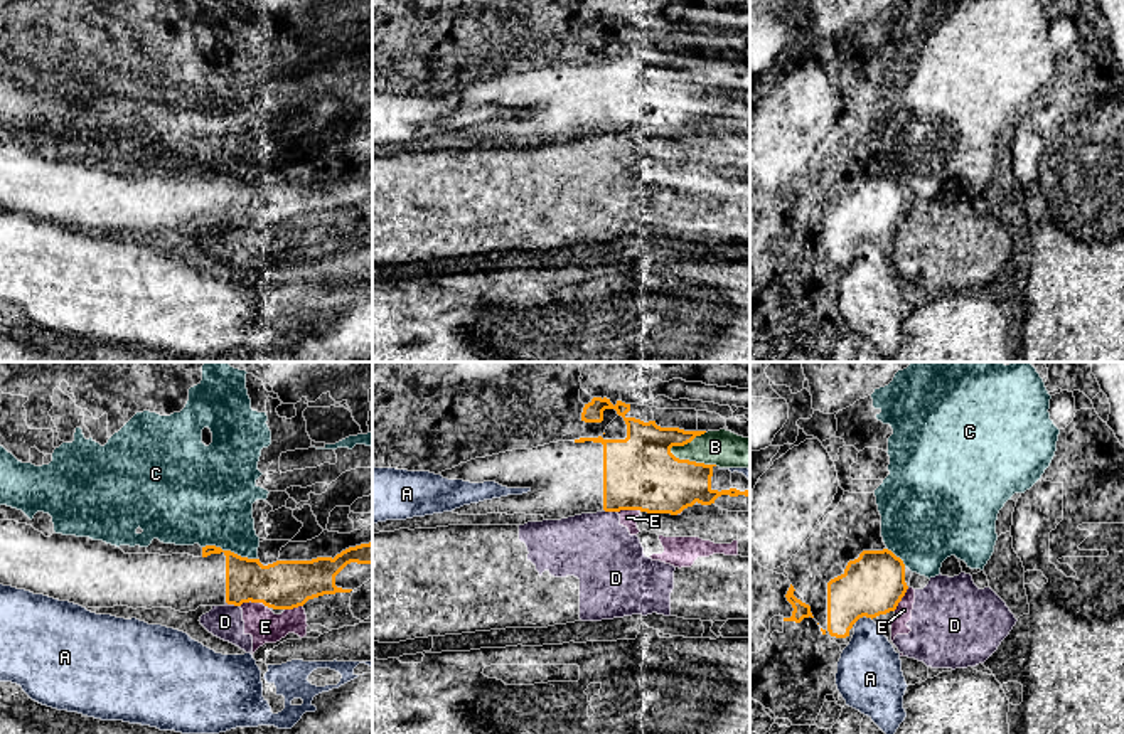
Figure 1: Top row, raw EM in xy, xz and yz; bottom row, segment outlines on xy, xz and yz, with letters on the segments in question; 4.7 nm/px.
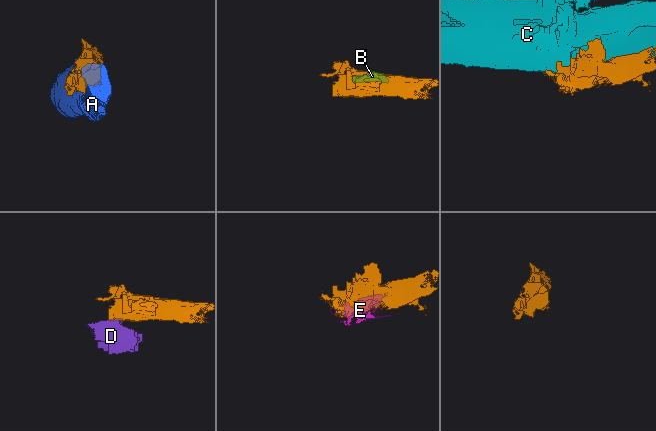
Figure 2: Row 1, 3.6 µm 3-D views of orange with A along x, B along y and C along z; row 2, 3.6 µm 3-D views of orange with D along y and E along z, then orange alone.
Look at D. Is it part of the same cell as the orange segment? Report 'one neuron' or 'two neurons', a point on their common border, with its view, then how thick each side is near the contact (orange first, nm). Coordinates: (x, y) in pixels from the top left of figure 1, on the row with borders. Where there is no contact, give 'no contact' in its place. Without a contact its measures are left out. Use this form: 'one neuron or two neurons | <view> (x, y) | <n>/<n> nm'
two neurons | xz (610, 510) | 360/340 nm

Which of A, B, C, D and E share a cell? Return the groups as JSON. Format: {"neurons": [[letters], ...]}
{"neurons": [["A"], ["B"], ["C"], ["D", "E"]]}

